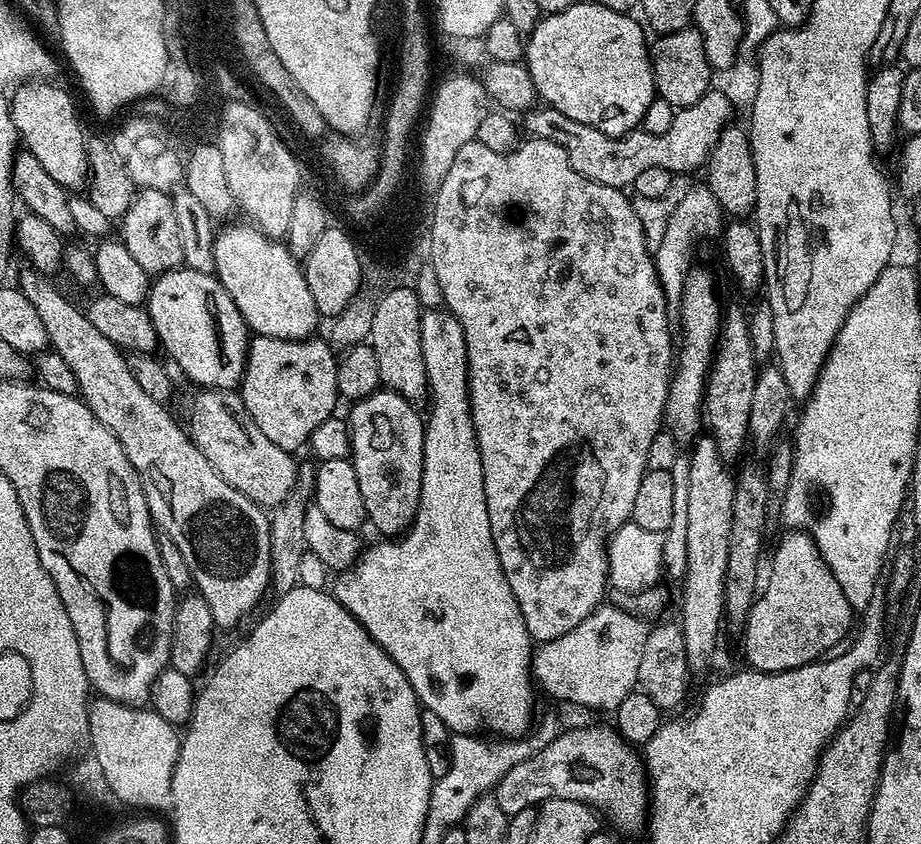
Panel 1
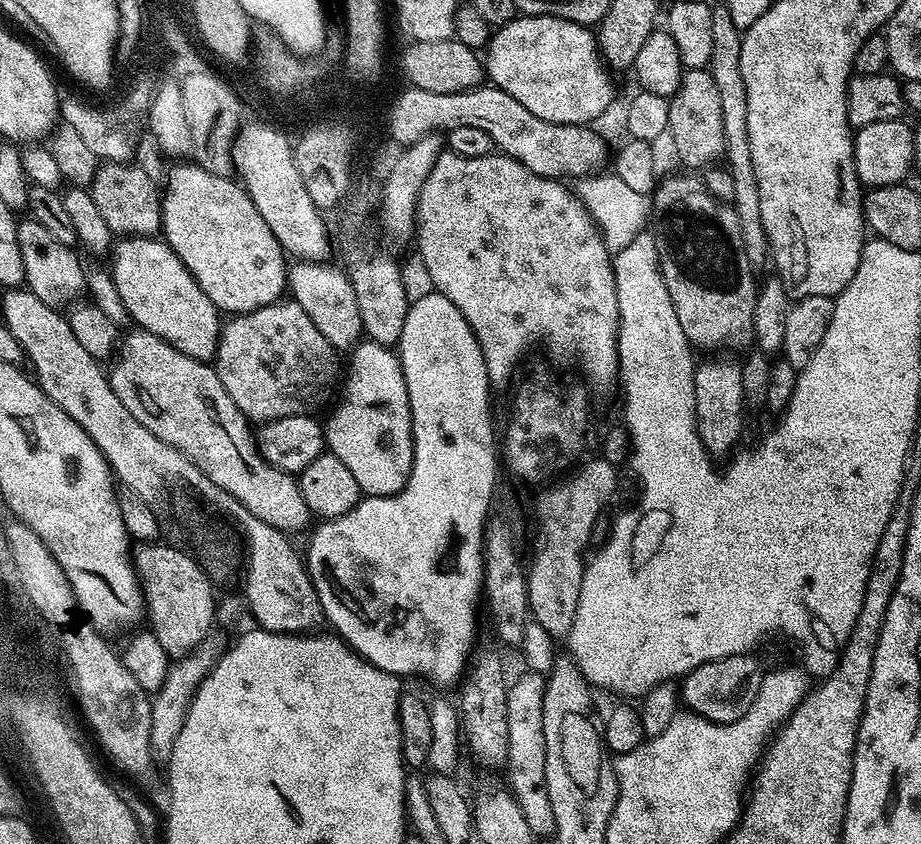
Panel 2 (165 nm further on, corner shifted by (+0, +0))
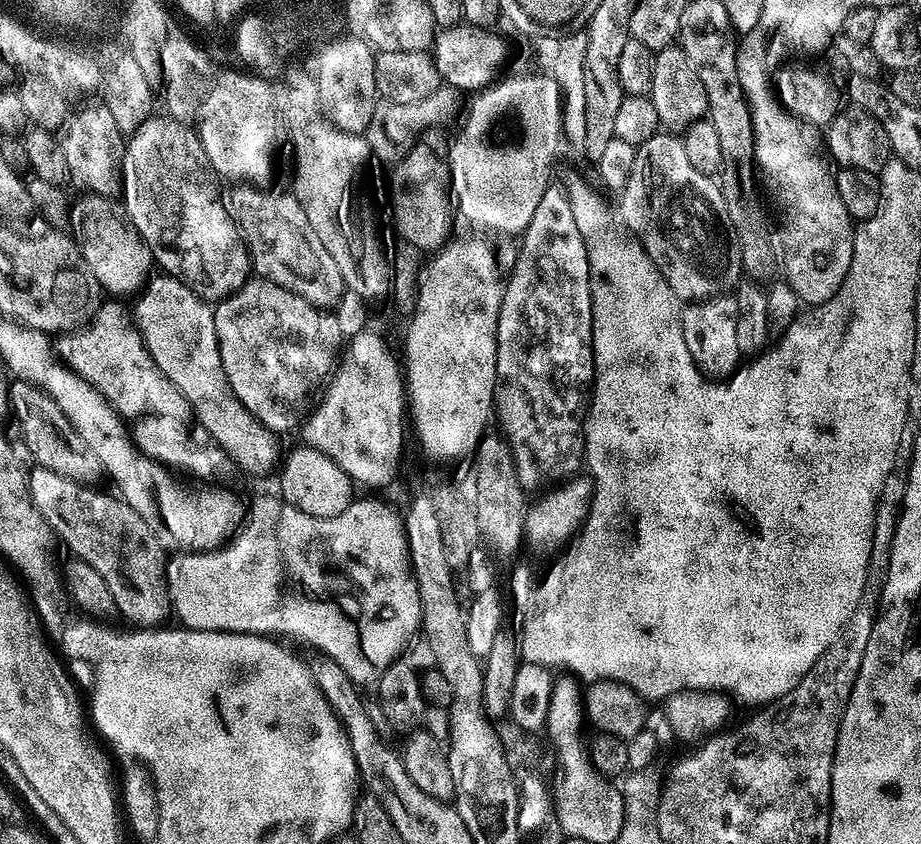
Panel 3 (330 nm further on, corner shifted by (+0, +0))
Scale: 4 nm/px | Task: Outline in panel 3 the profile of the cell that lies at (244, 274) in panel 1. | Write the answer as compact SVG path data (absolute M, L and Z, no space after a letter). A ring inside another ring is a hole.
M153 114L148 117L148 119L143 120L143 122L140 123L139 127L136 128L136 131L131 133L127 137L125 146L124 146L124 166L122 169L122 201L124 200L124 204L122 203L122 212L123 215L126 217L127 221L129 224L132 225L133 228L136 229L136 233L138 233L141 238L146 242L146 246L150 250L150 254L152 255L153 261L158 265L159 271L161 273L173 276L174 279L180 280L184 285L186 285L189 290L196 296L199 296L201 300L206 300L209 302L219 302L224 299L226 299L230 294L234 294L240 287L247 282L250 278L250 261L248 259L248 247L244 244L244 238L240 234L239 228L236 226L235 220L233 220L232 216L230 213L228 213L228 206L227 203L222 199L222 192L220 196L220 188L218 185L218 177L215 172L213 172L212 168L210 165L208 165L208 159L206 158L206 154L202 150L202 142L200 141L199 135L197 134L197 131L193 128L190 127L187 124L183 124L182 122L178 122L177 120L172 119L171 116L167 114Z

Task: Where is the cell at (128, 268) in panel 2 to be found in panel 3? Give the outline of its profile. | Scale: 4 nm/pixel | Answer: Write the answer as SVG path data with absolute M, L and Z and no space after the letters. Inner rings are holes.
M94 195L87 199L71 209L71 223L80 239L78 252L89 277L116 298L139 293L154 272L154 261L146 242L128 223L121 209L112 205L115 203L111 199Z

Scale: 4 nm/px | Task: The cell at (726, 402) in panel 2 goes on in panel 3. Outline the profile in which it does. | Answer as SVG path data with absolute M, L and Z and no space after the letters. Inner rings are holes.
M735 295L719 296L714 300L692 302L680 313L680 325L682 326L682 342L686 342L686 350L690 352L690 358L701 376L712 382L724 382L728 377L741 367L742 357L737 347L738 302Z

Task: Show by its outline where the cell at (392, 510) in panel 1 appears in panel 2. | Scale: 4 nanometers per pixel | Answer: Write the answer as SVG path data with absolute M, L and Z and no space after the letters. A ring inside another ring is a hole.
M365 339L351 349L352 369L340 396L340 405L324 424L326 448L354 474L364 496L393 496L406 486L412 473L412 411L404 371L400 368L399 355L389 345Z

